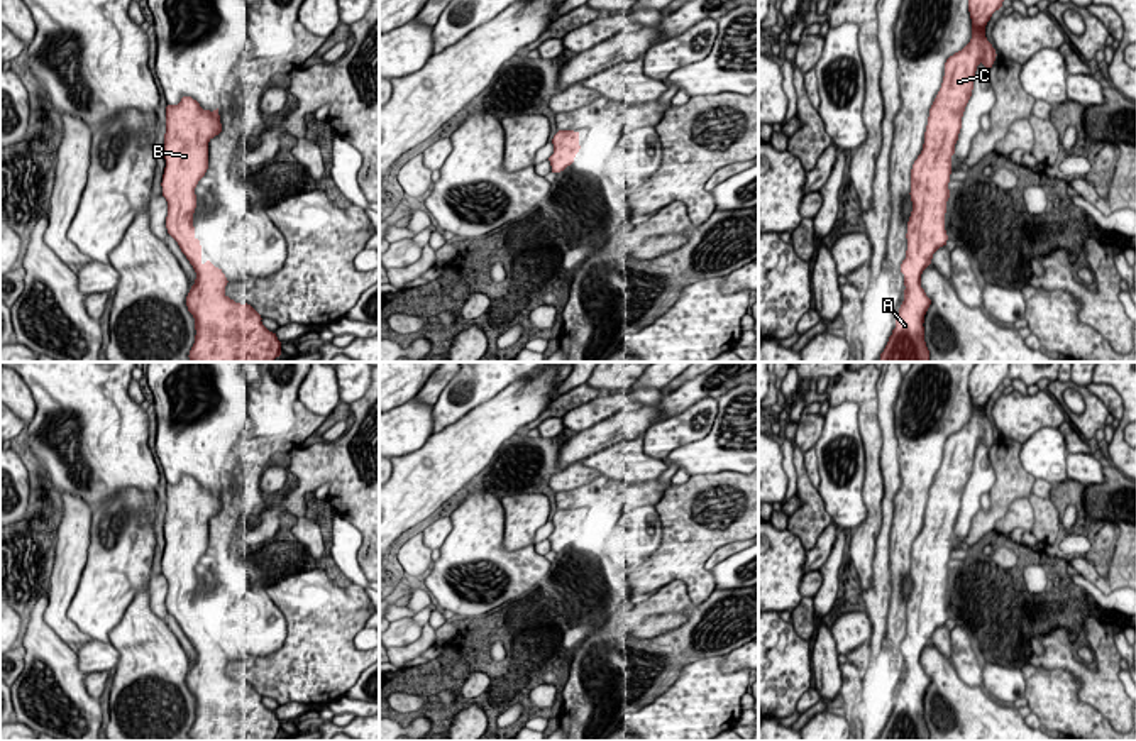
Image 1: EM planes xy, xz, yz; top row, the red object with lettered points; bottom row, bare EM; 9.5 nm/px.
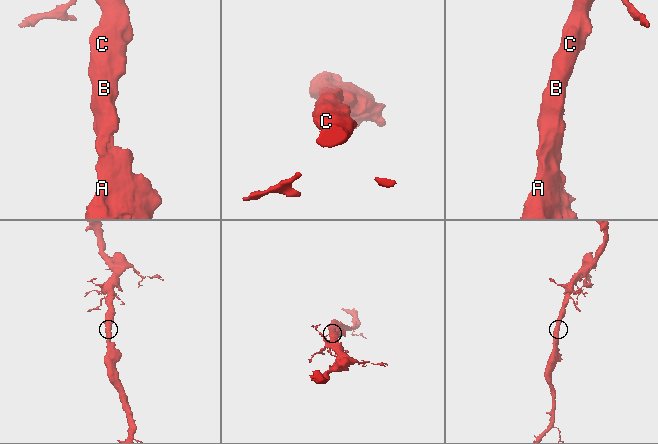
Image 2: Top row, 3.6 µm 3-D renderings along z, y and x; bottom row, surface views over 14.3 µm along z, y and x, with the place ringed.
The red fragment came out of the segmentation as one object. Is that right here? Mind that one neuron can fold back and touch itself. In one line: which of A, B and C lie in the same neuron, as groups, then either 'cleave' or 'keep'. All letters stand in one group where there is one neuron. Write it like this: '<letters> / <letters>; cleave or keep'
A B C; keep

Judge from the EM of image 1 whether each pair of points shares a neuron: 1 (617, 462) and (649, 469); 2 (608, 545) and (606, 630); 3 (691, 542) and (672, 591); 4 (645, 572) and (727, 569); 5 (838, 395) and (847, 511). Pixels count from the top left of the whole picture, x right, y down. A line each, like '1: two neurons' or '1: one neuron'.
1: one neuron
2: one neuron
3: two neurons
4: two neurons
5: two neurons

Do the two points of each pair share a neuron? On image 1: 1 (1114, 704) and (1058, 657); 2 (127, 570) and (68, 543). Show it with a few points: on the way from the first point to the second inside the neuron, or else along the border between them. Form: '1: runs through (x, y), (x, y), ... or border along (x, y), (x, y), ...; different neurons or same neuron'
1: runs through (1101, 691), (1072, 665); same neuron
2: border along (93, 513), (87, 564), (77, 591); different neurons

